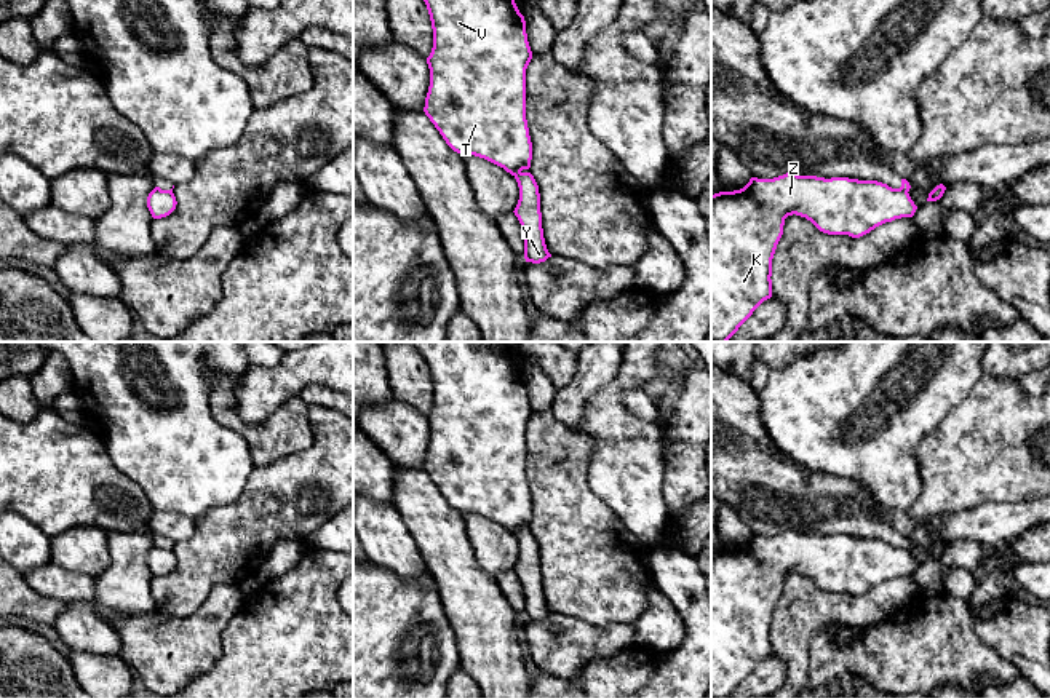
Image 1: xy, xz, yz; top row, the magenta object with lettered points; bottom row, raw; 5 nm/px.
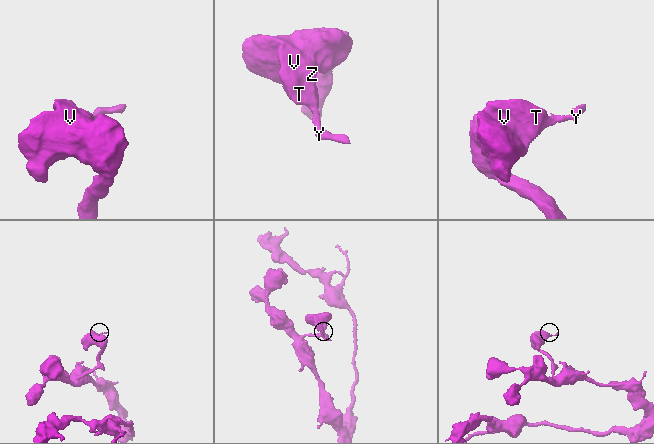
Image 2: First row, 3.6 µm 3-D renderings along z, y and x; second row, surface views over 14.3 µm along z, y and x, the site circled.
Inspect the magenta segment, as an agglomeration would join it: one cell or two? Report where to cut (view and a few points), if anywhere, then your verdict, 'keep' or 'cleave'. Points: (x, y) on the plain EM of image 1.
xz (521, 531), (515, 535) | cleave

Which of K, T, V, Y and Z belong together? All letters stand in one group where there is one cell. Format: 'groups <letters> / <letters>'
groups K T V Z / Y

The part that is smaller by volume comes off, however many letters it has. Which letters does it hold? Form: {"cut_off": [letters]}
{"cut_off": ["Y"]}

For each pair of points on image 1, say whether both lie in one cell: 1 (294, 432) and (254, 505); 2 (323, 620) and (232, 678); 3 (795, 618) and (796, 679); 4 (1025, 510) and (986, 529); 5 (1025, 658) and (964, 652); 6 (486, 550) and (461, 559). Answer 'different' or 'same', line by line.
1: different
2: same
3: same
4: same
5: different
6: different

